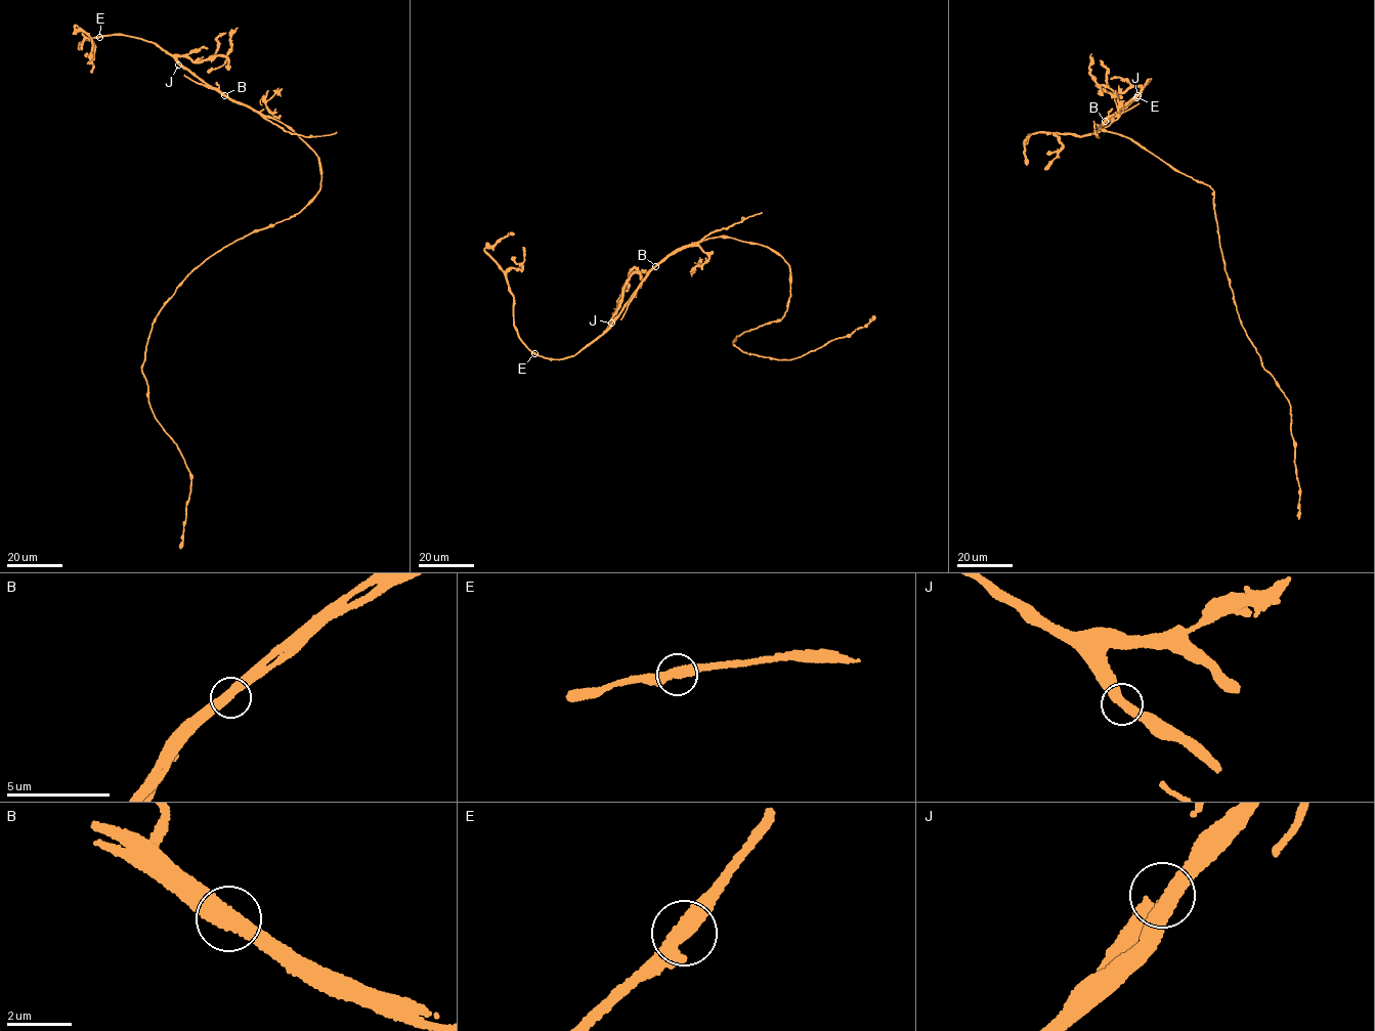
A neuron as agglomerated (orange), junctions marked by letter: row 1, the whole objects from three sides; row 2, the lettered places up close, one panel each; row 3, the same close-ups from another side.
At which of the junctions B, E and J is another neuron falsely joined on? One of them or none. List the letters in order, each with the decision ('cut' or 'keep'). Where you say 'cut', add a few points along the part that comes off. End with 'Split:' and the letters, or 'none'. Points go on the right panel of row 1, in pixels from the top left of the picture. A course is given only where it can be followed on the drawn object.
B: cut | (1105, 121), (1099, 126), (1101, 129), (1097, 137), (1093, 121)
E: keep
J: keep
Split: B

